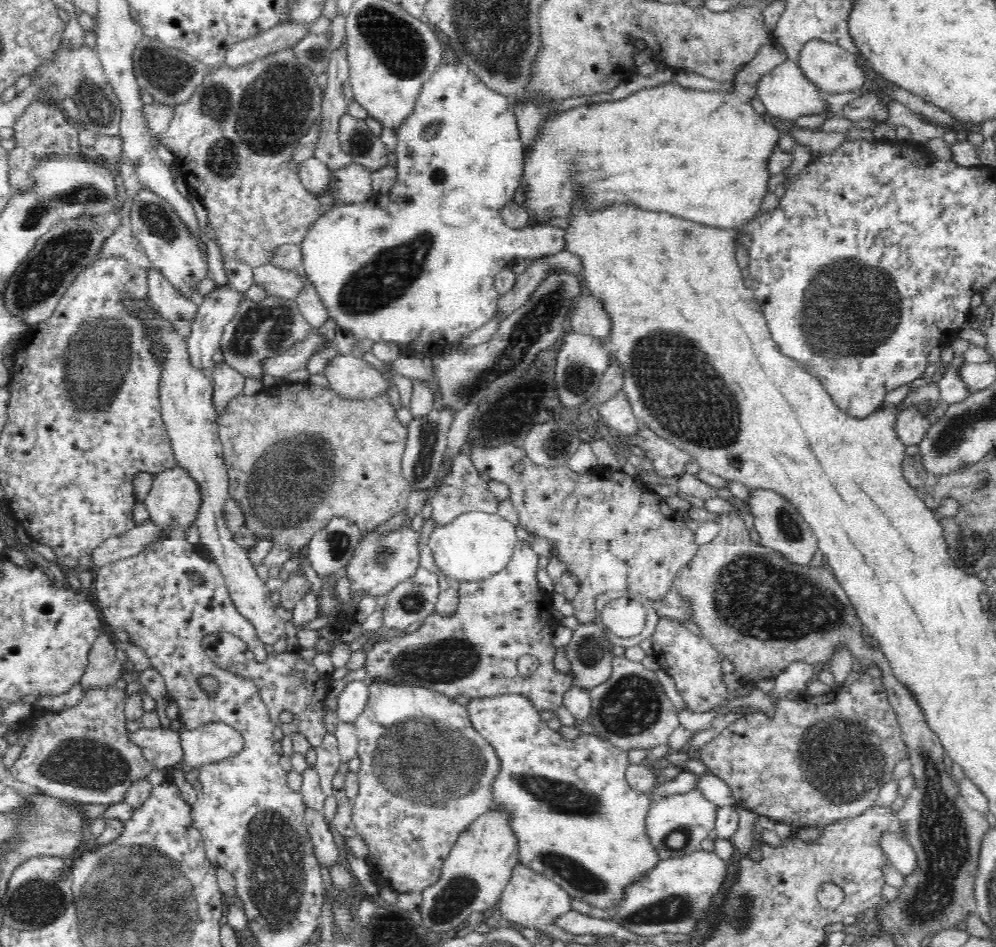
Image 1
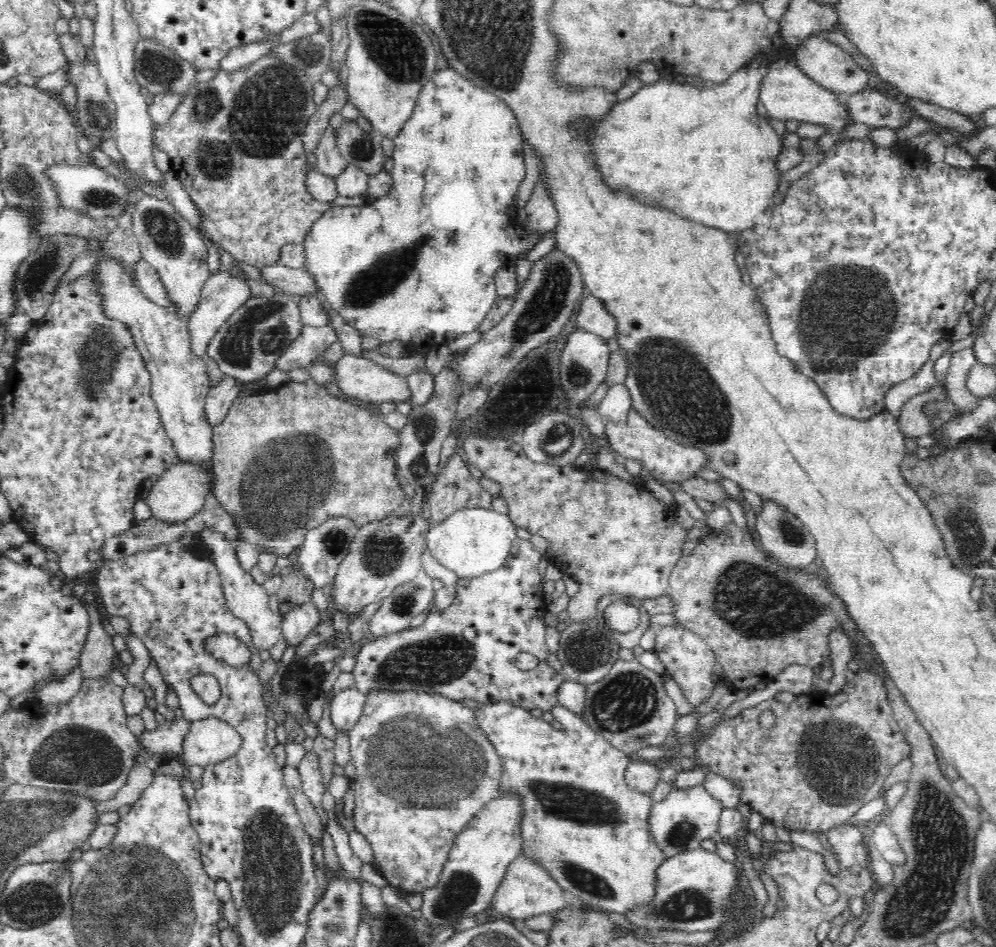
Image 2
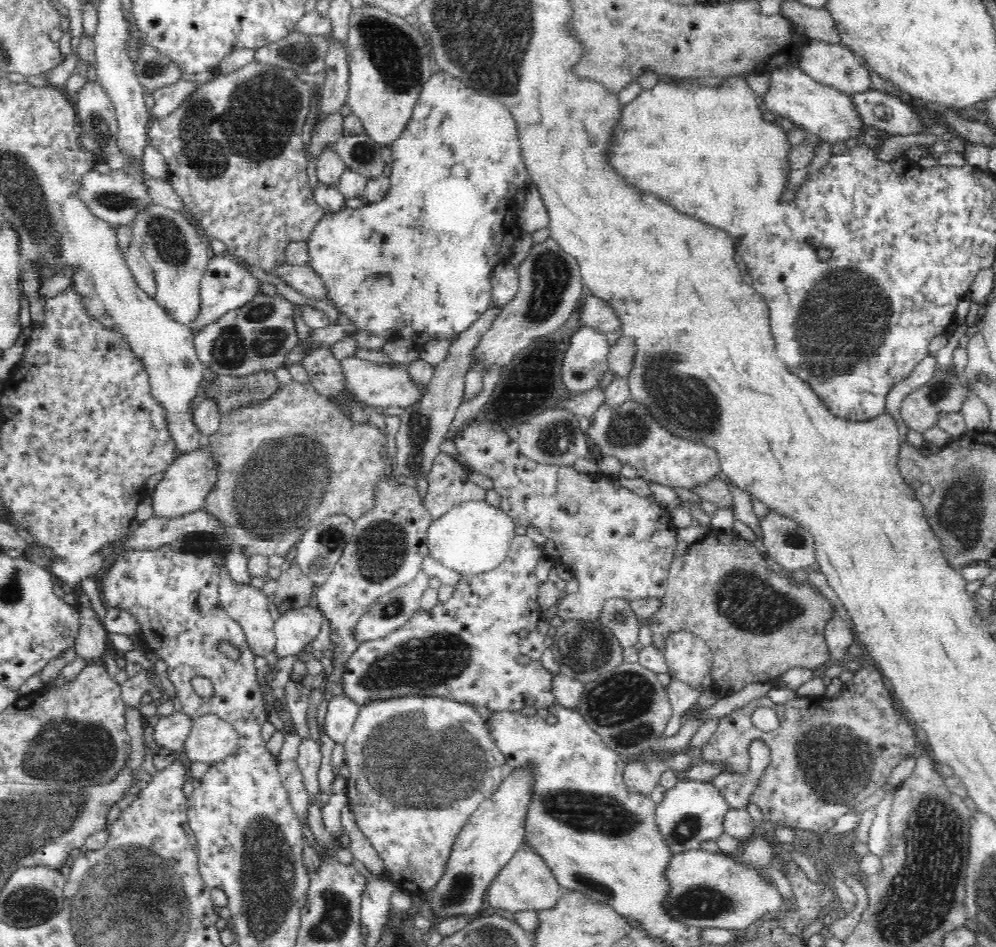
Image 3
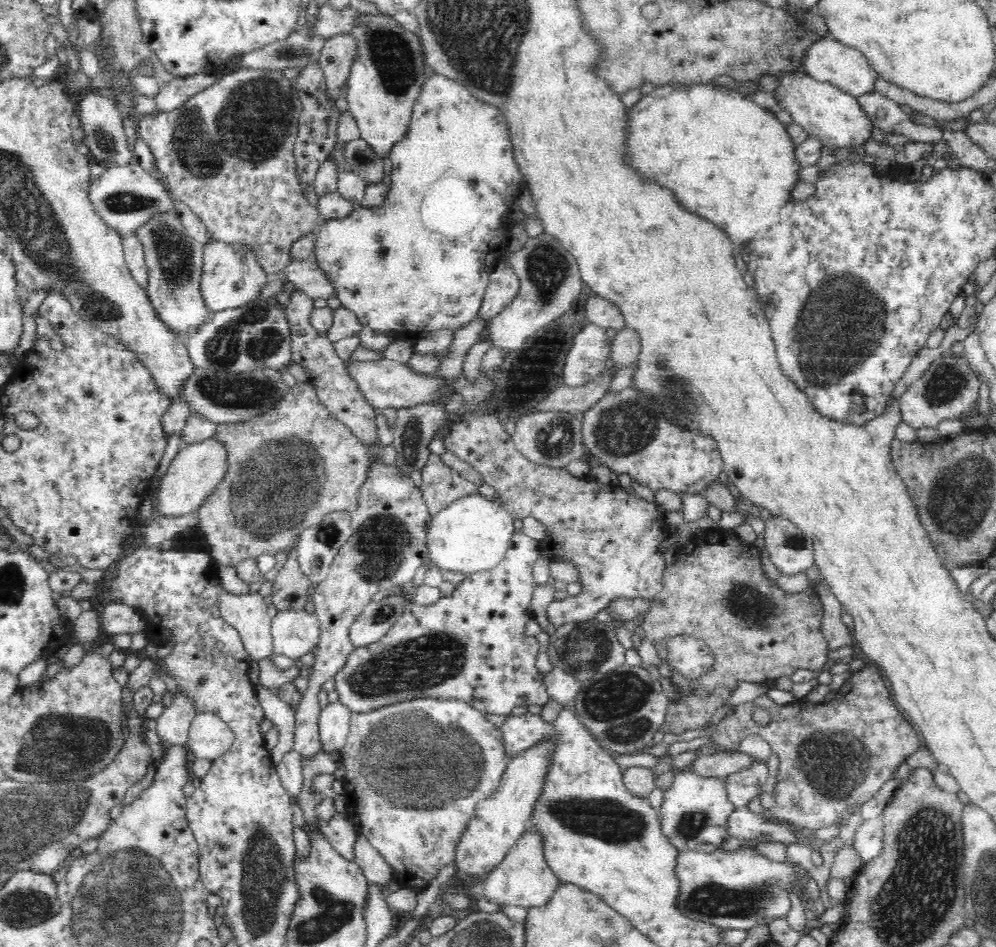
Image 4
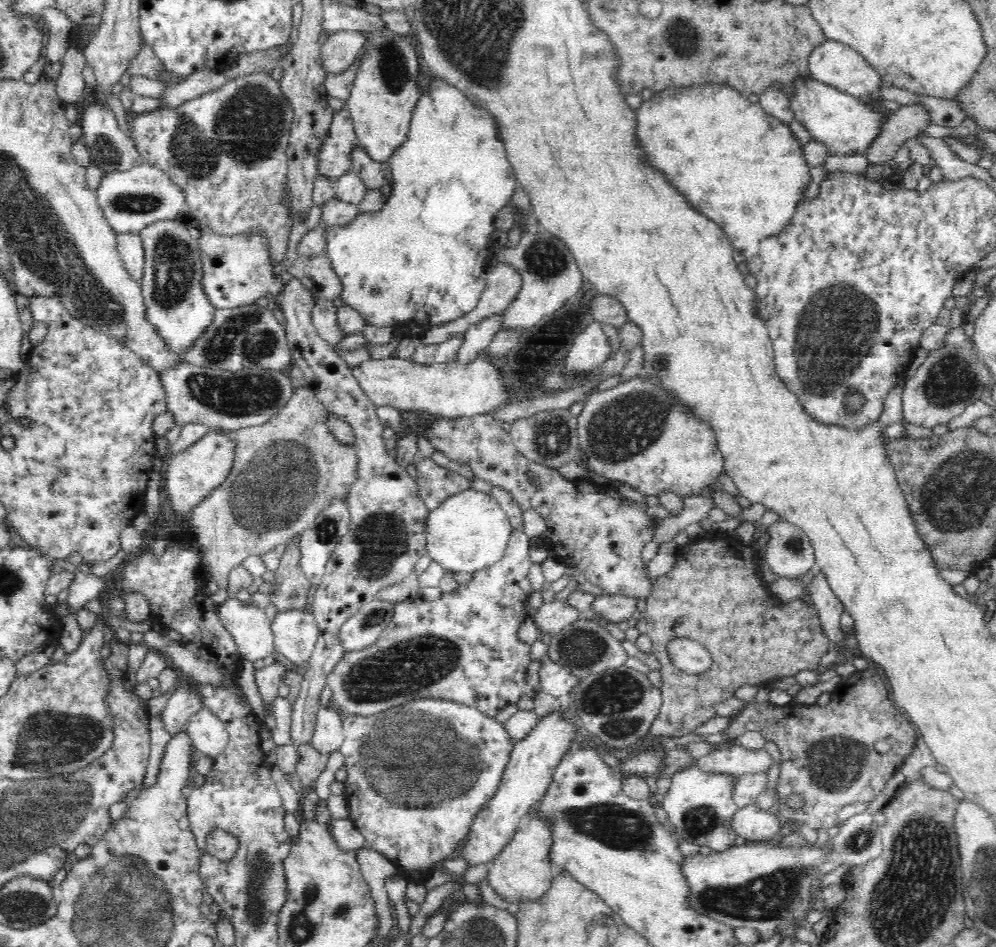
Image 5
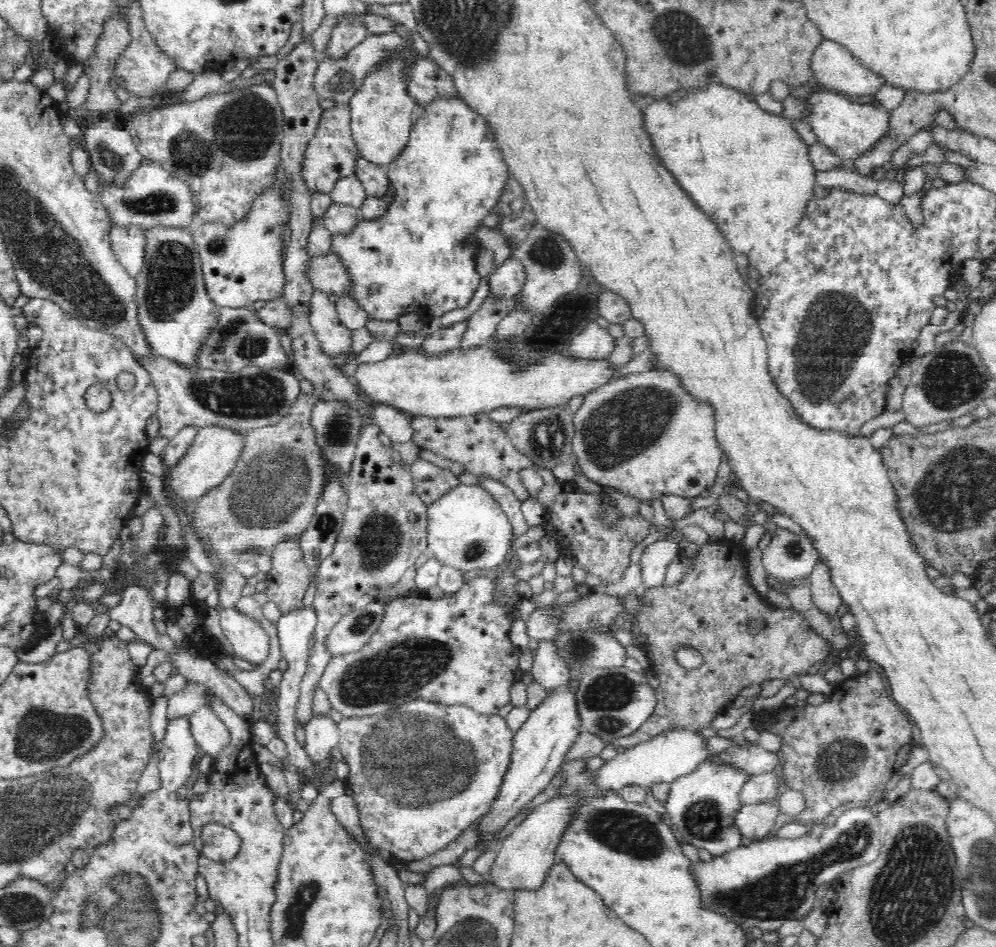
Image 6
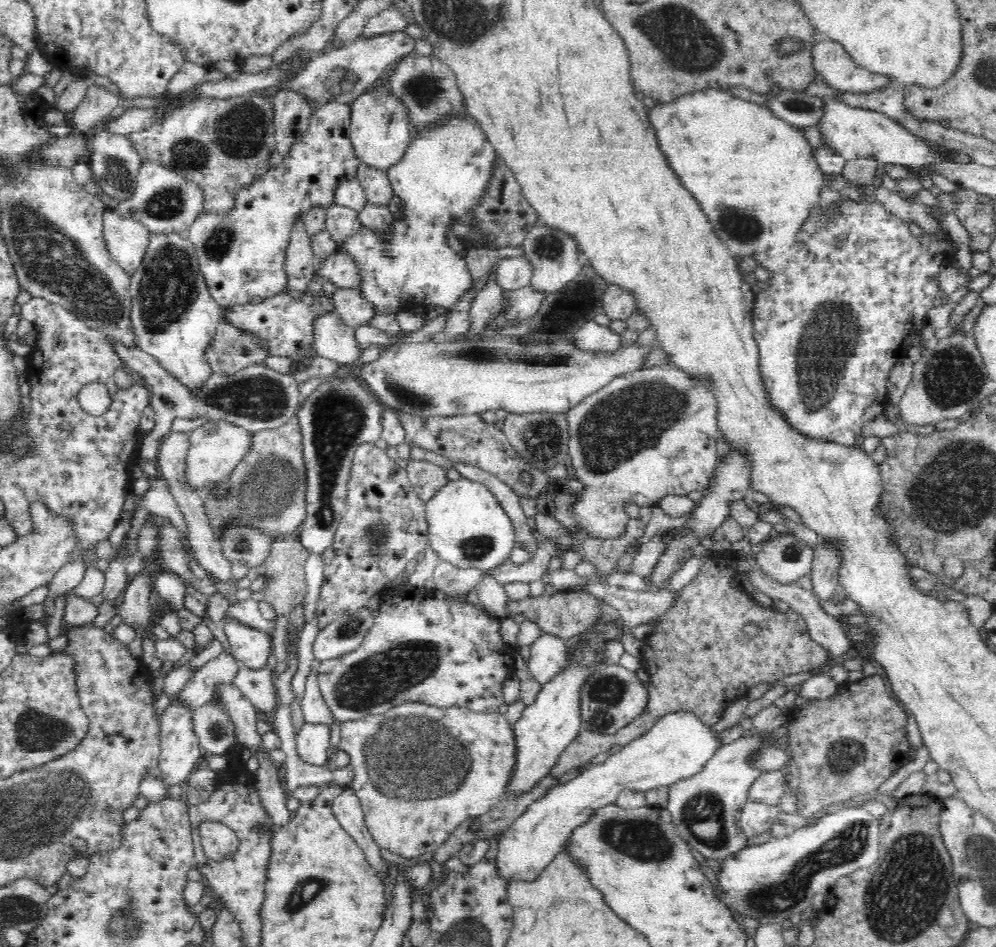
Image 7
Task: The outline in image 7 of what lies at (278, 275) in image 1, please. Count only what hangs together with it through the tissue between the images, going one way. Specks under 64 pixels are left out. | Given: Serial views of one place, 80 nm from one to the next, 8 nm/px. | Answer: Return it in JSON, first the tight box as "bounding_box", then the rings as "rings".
{"bounding_box":[316,249,362,288],"rings":[[[339,249],[337,253],[332,254],[328,259],[317,261],[318,270],[316,276],[321,280],[332,282],[336,288],[360,287],[362,284],[362,272],[353,258],[346,250]]]}

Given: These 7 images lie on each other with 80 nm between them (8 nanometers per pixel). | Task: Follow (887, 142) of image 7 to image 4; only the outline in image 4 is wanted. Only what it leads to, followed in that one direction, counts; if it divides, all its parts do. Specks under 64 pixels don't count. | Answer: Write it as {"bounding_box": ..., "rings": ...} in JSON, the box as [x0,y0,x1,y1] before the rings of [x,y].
{"bounding_box":[774,71,874,151],"rings":[[[804,71],[784,74],[784,78],[778,79],[774,93],[778,94],[780,105],[790,112],[792,120],[832,151],[838,148],[849,148],[853,151],[856,146],[864,146],[872,138],[874,122],[855,96],[830,83],[820,82]]]}

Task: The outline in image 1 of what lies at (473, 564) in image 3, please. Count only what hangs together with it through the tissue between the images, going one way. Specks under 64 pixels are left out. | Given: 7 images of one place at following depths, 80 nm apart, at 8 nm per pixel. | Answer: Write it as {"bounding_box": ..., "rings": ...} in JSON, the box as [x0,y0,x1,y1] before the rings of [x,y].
{"bounding_box":[428,511,518,583],"rings":[[[464,511],[449,523],[436,525],[428,538],[428,546],[432,548],[434,558],[446,576],[460,583],[474,582],[506,566],[518,540],[516,529],[512,522],[498,515],[498,512]]]}

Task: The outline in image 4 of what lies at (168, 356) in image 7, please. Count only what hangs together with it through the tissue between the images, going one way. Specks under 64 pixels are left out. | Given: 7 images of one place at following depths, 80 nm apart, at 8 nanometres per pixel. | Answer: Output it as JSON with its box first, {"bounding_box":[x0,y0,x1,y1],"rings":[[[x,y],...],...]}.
{"bounding_box":[135,212,212,340],"rings":[[[174,212],[154,217],[151,222],[141,227],[135,236],[140,239],[143,246],[145,264],[148,268],[145,291],[156,318],[172,335],[189,340],[192,334],[208,322],[212,313],[205,304],[201,291],[204,246],[188,236],[180,218]]]}

